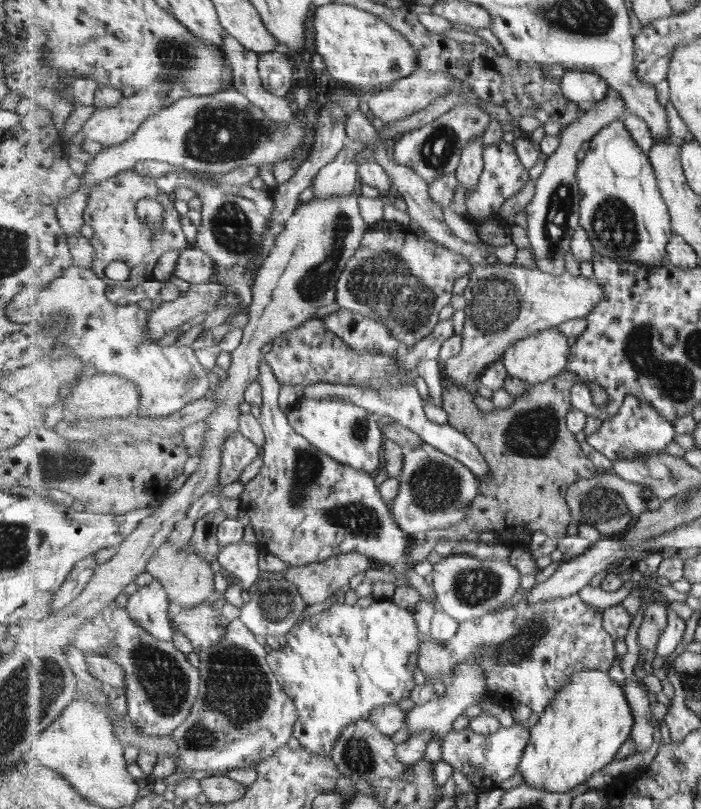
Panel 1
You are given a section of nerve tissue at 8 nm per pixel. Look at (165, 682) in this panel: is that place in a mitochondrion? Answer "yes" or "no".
yes

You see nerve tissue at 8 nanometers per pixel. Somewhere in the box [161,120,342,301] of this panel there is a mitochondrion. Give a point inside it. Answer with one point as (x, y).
(231, 229)

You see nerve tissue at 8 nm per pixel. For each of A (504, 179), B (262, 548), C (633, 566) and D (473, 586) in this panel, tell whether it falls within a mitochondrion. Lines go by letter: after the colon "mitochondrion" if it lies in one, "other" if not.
A: other
B: other
C: other
D: mitochondrion

